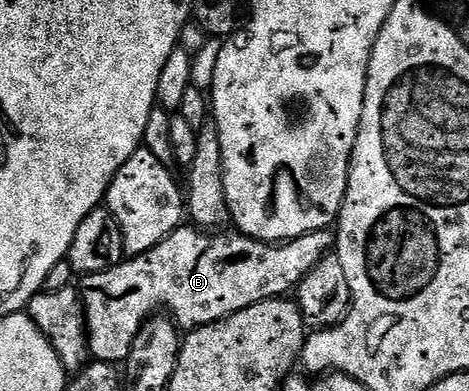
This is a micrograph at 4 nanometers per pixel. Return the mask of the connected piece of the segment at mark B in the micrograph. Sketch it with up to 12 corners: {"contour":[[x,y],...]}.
{"contour":[[172,230],[84,275],[90,355],[124,363],[148,318],[196,330],[284,298],[330,253]]}

